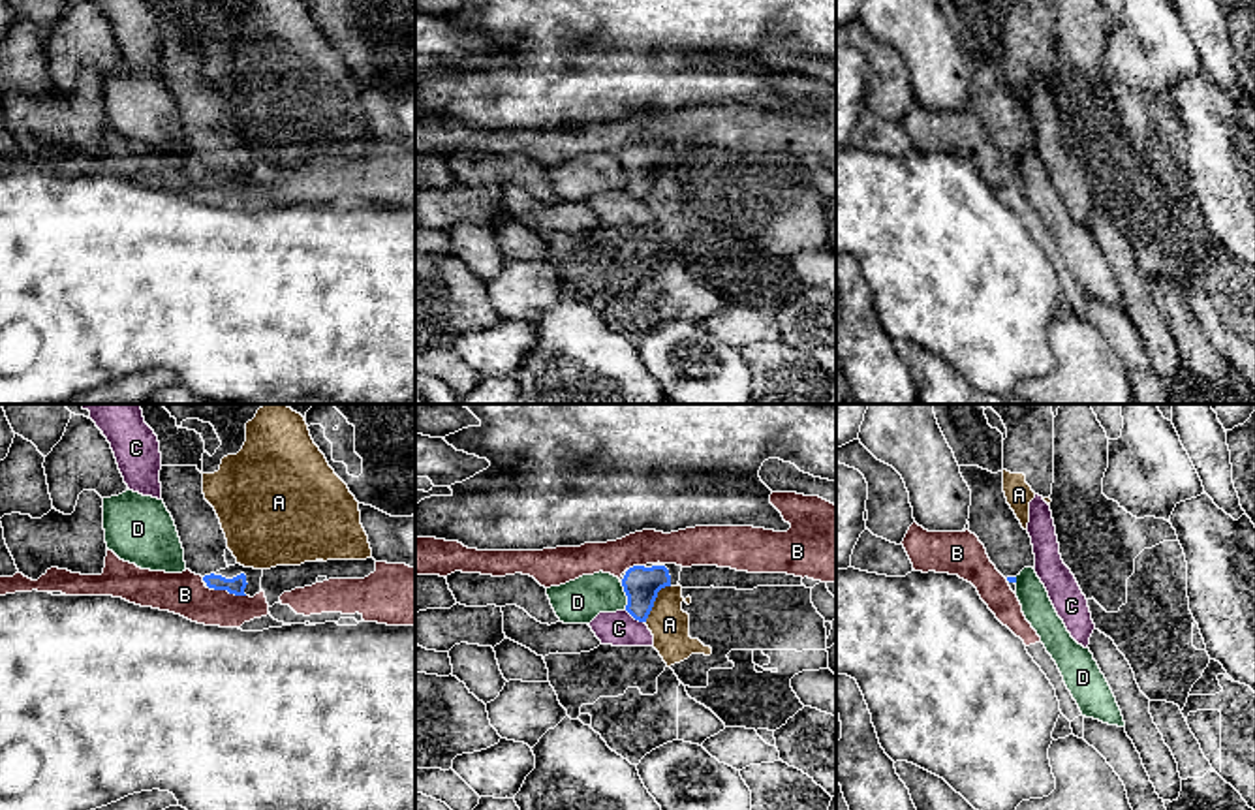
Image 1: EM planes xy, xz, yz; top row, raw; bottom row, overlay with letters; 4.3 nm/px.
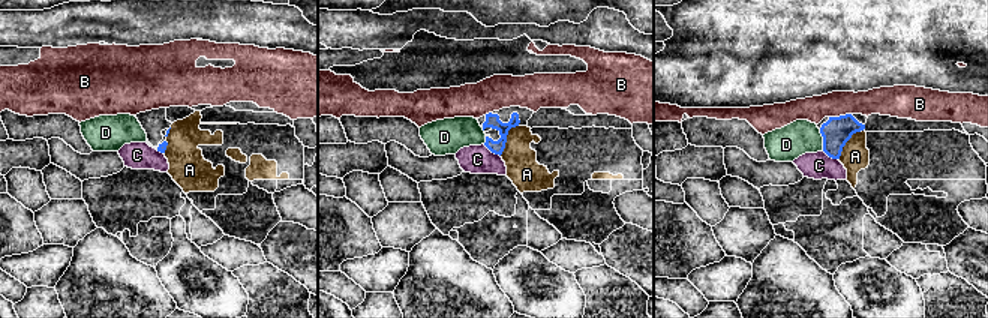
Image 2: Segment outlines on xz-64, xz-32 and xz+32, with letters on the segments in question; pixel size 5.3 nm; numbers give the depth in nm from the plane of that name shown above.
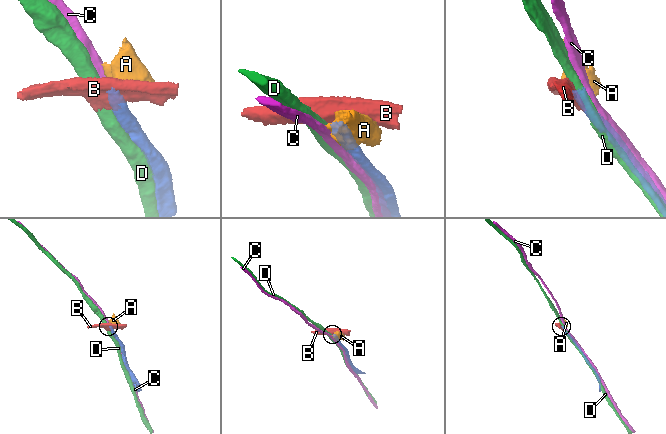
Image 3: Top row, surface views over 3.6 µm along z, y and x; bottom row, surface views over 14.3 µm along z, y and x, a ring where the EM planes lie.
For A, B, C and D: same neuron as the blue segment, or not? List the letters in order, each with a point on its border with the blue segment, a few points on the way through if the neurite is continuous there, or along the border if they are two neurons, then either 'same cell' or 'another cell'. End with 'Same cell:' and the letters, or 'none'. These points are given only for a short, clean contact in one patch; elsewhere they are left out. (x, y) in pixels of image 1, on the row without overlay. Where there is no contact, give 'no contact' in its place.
A: contact xz (654, 179); border xz (669, 164), (658, 171), (645, 202); another cell
B: contact xy (230, 171); border xy (215, 168), (245, 175); another cell
C: contact xz (635, 198); another cell
D: contact xz (626, 173); another cell
Same cell: none

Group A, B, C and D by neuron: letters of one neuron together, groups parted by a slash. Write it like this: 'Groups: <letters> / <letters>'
Groups: A / B / C / D

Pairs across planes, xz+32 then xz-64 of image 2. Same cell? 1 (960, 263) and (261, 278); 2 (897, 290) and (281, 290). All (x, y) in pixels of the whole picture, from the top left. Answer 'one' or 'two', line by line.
1: two
2: two

